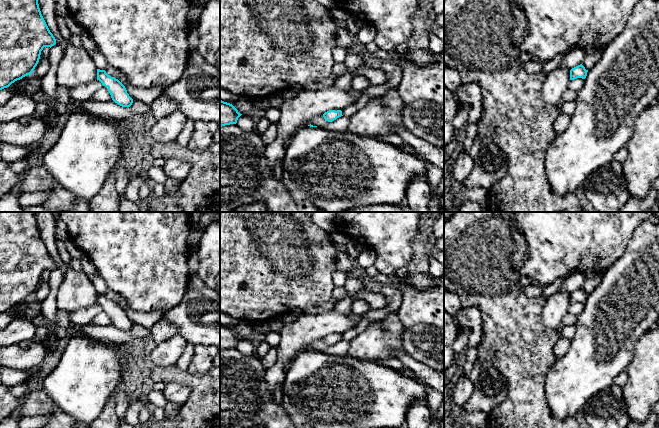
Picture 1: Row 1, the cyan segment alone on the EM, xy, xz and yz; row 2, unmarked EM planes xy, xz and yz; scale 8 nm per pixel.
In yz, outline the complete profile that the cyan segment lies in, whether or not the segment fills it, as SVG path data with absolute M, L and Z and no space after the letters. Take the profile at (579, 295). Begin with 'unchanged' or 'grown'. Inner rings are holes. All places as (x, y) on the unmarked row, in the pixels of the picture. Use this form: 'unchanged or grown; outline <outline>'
unchanged; outline M580 288L570 294L570 304L574 304L577 302L585 303L587 300L587 296L588 294L586 294L585 291Z

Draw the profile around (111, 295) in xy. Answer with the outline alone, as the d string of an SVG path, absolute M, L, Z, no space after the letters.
M108 289L105 295L111 301L115 301L116 303L118 303L125 311L130 309L127 301L120 295L116 294L115 292Z

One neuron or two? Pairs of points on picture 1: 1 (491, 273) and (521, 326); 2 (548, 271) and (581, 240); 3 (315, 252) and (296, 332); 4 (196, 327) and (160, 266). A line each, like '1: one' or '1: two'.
1: one
2: one
3: two
4: two

